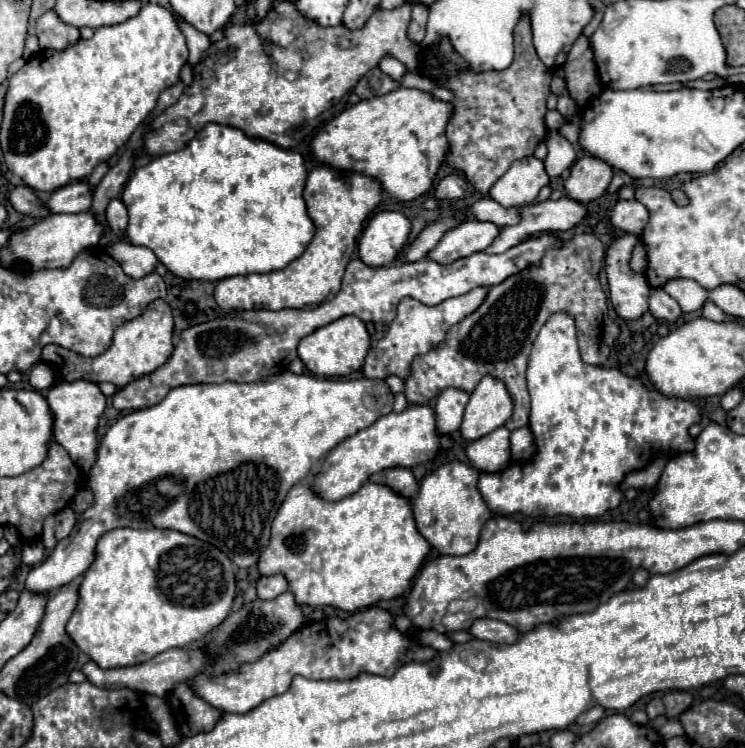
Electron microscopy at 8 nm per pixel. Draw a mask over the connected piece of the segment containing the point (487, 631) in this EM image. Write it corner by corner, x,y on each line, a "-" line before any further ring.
476,618
468,632
478,640
490,640
490,642
512,642
512,638
516,638
518,634
518,630
508,626
506,622
490,618

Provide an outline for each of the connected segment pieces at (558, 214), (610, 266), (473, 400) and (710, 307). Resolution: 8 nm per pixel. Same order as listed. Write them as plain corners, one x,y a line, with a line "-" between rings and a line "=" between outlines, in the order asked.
562,196
560,200
544,200
520,208
520,222
516,226
502,226
496,240
486,248
488,254
502,254
536,234
564,232
574,228
584,216
586,206
=
624,234
616,238
606,250
606,278
610,302
614,312
622,320
636,320
648,310
650,286
648,282
644,282
642,274
632,272
628,266
636,242
636,234
=
484,376
470,394
460,436
472,442
504,426
504,422
512,416
512,406
512,398
504,382
494,376
=
708,302
708,304
702,308
702,316
708,318
708,320
712,320
712,322
724,322
724,320
726,320
724,312
722,312
718,306
714,306
712,302

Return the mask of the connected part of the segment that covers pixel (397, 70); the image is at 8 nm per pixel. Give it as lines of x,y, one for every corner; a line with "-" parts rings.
384,56
384,58
380,60
378,68
380,68
384,74
388,74
390,78
394,78
394,80
400,80
400,78
404,76
404,72
406,72
406,66
404,66
402,62
398,62
396,58
392,58
392,56

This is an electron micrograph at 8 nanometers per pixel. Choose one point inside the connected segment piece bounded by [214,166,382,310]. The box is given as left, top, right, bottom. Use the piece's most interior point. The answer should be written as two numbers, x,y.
338,202

